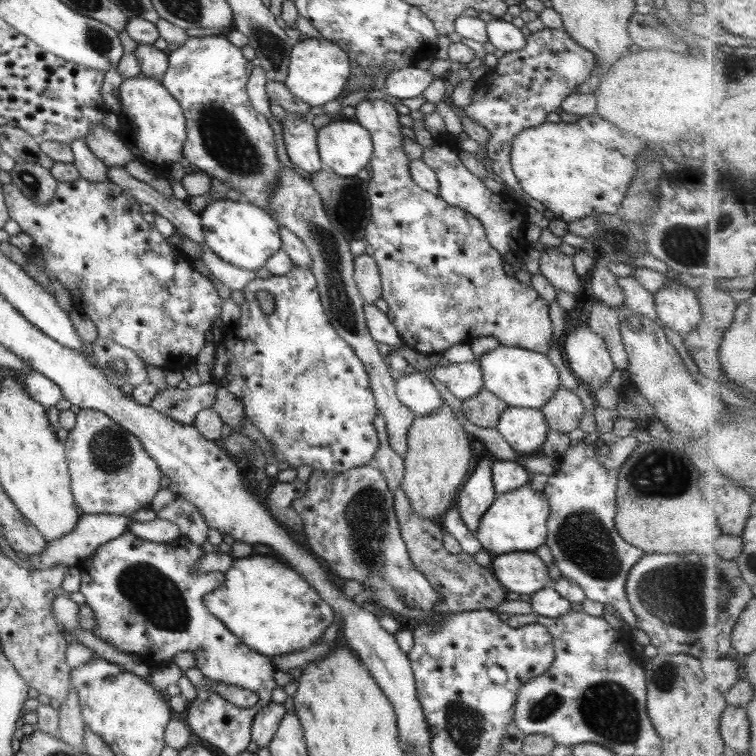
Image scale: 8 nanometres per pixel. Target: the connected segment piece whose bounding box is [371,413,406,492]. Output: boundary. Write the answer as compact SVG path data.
M380 413L374 418L374 427L377 431L379 446L372 458L371 465L385 476L388 488L394 492L401 486L403 481L406 470L405 461L392 450L388 438L388 430L386 430L386 422L384 422L384 418L380 416Z

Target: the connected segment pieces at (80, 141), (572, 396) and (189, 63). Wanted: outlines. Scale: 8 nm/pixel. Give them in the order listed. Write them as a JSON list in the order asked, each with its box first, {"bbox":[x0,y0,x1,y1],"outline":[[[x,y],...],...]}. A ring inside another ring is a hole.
[{"bbox":[70,138,110,182],"outline":[[[75,138],[70,144],[73,152],[73,165],[79,170],[80,177],[88,182],[110,182],[107,166],[90,150],[85,138]]]},{"bbox":[541,385,586,433],"outline":[[[560,385],[554,392],[554,398],[542,405],[541,412],[550,430],[568,433],[578,429],[580,418],[584,416],[586,408],[575,392]]]},{"bbox":[161,33,283,219],"outline":[[[225,33],[204,38],[190,37],[169,55],[169,67],[161,83],[183,108],[187,124],[183,156],[188,162],[211,178],[241,192],[246,201],[276,219],[269,196],[283,164],[276,153],[276,136],[270,122],[252,106],[247,93],[247,62],[242,50],[233,46]]]}]

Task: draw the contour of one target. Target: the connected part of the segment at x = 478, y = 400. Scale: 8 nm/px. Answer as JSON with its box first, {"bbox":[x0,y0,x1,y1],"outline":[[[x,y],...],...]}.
{"bbox":[462,387,509,429],"outline":[[[482,387],[479,394],[462,401],[462,412],[471,424],[479,428],[497,429],[498,420],[509,406]]]}

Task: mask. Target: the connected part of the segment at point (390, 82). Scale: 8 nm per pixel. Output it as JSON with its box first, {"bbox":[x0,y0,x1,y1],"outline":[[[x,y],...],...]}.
{"bbox":[383,66,436,100],"outline":[[[407,66],[400,70],[395,70],[385,79],[383,94],[394,96],[398,100],[405,98],[416,98],[423,94],[432,81],[436,78],[430,71],[420,69],[416,66]]]}

